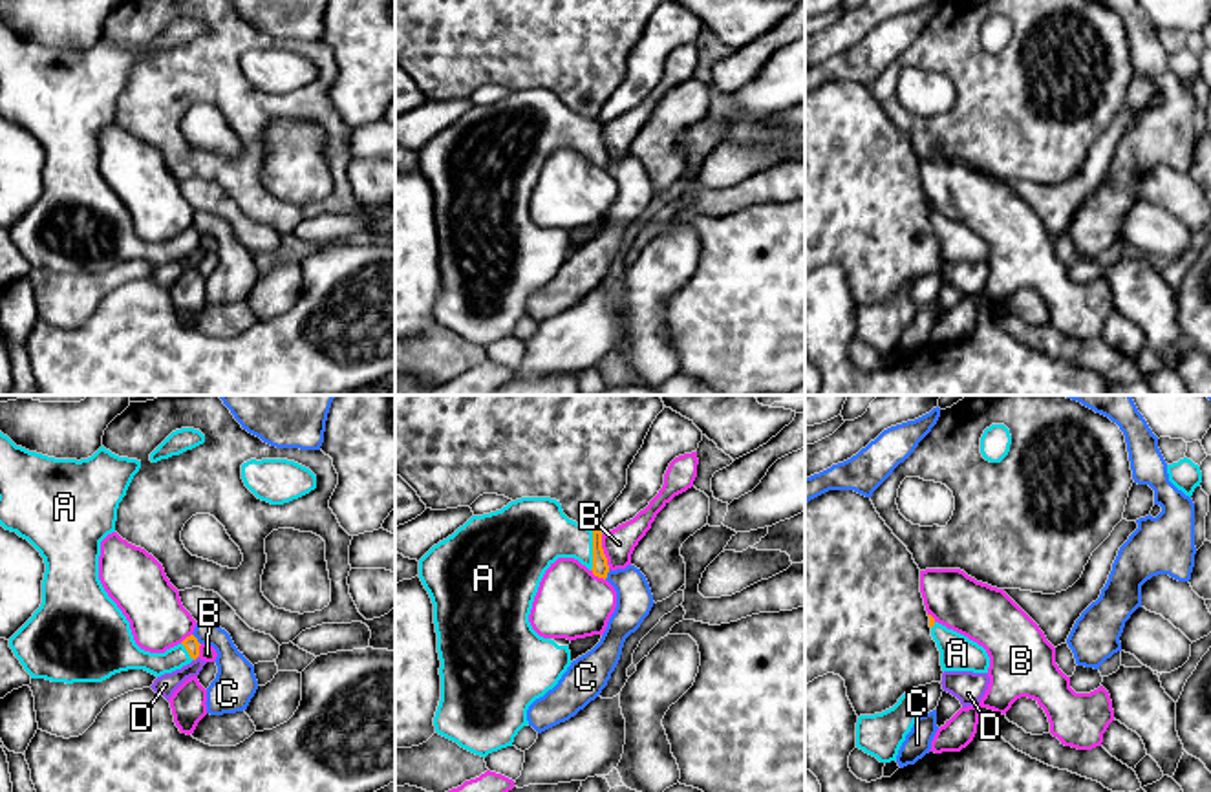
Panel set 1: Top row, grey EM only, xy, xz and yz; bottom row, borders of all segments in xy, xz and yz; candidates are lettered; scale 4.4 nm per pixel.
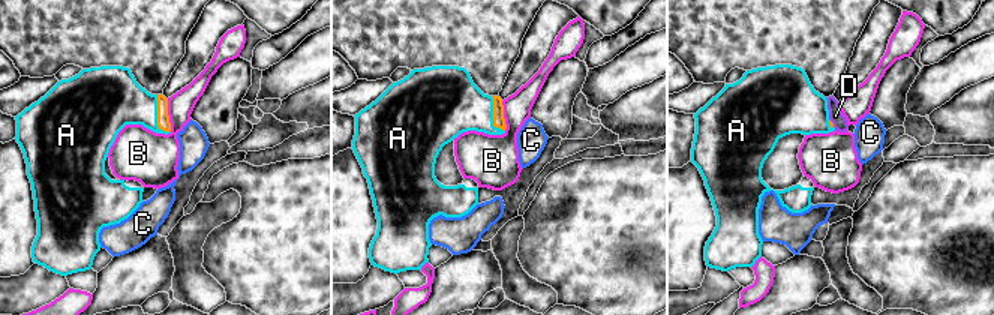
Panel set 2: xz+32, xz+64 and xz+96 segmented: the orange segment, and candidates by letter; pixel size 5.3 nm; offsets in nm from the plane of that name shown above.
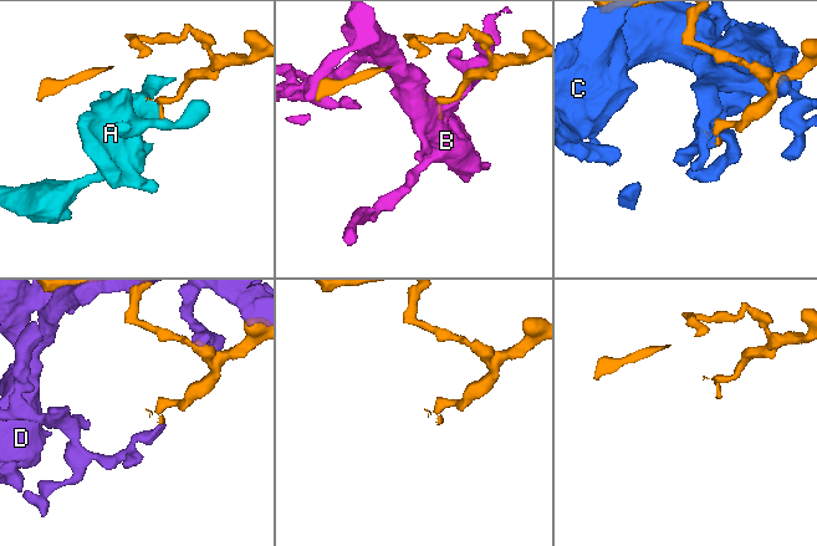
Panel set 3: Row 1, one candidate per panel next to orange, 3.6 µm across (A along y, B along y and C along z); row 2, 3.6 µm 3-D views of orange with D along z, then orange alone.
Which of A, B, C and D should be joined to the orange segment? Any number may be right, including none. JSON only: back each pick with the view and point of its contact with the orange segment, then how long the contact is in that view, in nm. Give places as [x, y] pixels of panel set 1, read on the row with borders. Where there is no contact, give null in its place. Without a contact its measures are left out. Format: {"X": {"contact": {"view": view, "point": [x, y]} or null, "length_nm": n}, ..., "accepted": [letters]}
{"A": {"contact": {"view": "xz", "point": [593, 549]}, "length_nm": 180}, "accepted": ["A"]}

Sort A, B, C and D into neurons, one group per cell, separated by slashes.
A / B / C / D

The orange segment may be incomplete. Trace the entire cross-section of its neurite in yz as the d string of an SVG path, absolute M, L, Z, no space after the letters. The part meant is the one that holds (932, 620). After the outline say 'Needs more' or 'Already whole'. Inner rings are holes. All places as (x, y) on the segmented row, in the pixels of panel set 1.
M927 616L931 637L940 651L942 671L988 673L990 657L982 646Z. Needs more

